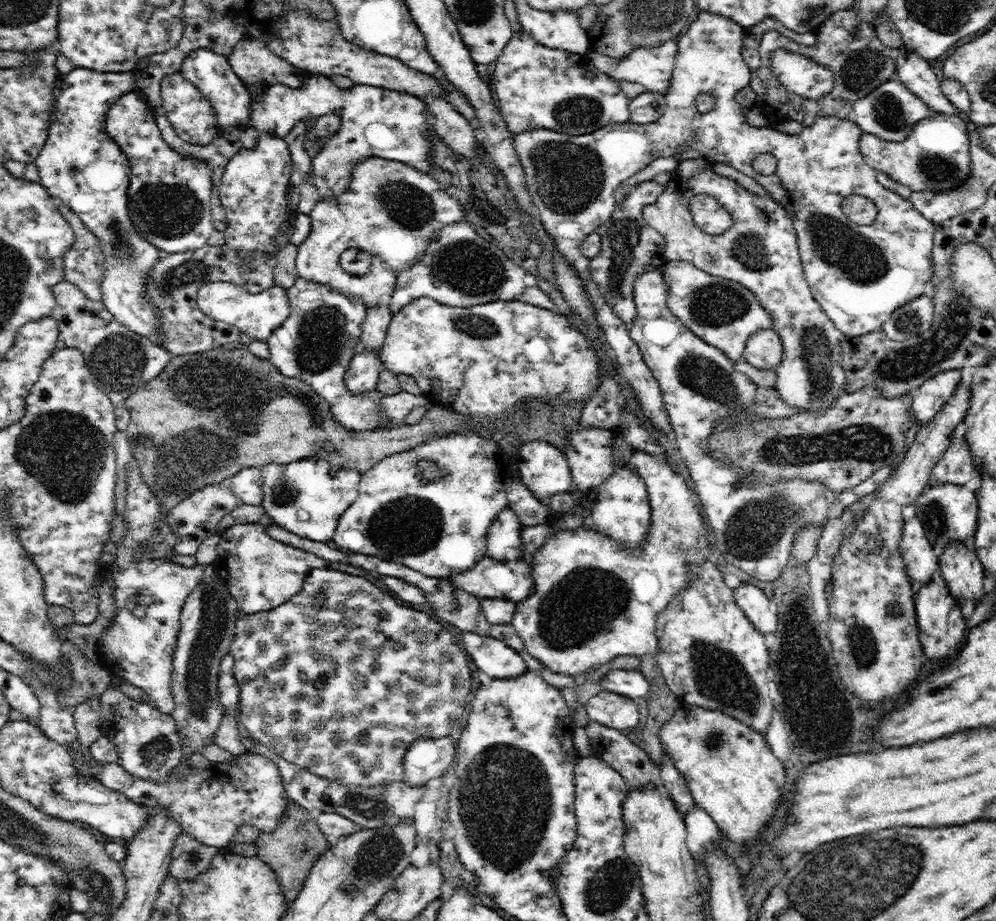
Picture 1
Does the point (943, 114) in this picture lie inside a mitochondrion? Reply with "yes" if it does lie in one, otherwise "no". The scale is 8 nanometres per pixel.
no

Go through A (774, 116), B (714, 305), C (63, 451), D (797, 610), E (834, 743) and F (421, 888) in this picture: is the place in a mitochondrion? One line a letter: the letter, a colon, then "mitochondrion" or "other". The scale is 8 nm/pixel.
A: other
B: mitochondrion
C: mitochondrion
D: other
E: other
F: other

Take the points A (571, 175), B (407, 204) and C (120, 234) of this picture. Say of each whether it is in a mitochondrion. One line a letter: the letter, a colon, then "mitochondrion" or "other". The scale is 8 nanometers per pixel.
A: mitochondrion
B: mitochondrion
C: mitochondrion

